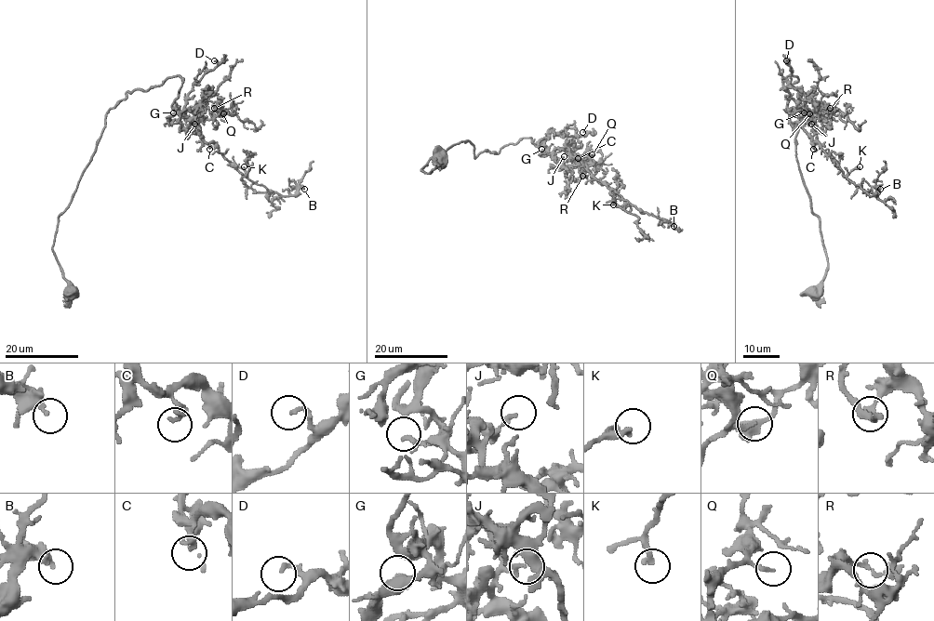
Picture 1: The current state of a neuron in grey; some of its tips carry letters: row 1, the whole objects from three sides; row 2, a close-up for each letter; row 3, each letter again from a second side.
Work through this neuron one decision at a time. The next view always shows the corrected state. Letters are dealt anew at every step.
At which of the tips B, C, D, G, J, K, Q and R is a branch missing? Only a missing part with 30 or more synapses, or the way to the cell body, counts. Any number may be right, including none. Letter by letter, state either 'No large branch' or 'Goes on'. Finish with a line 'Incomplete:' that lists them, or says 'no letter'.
B: No large branch
C: No large branch
D: No large branch
G: No large branch
J: No large branch
K: Goes on
Q: No large branch
R: No large branch
Incomplete: K

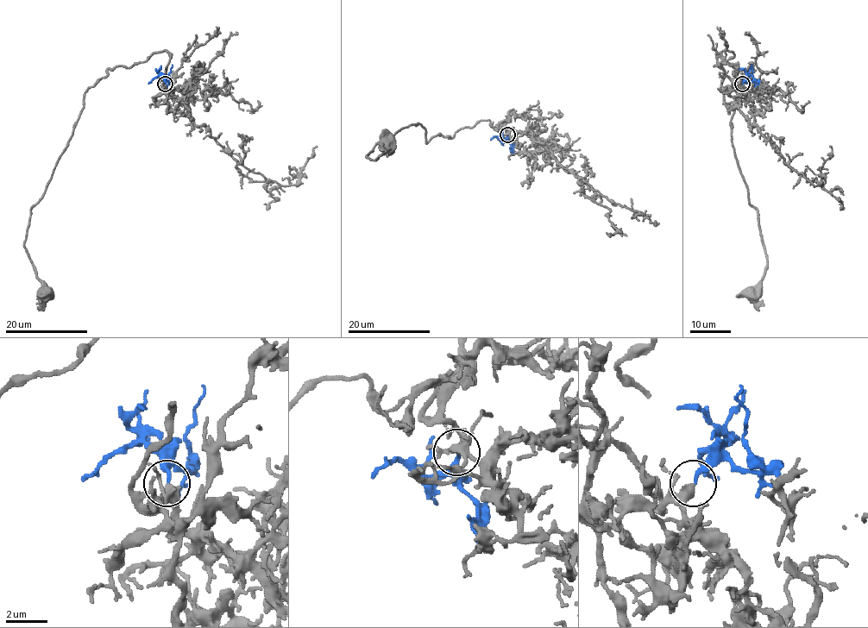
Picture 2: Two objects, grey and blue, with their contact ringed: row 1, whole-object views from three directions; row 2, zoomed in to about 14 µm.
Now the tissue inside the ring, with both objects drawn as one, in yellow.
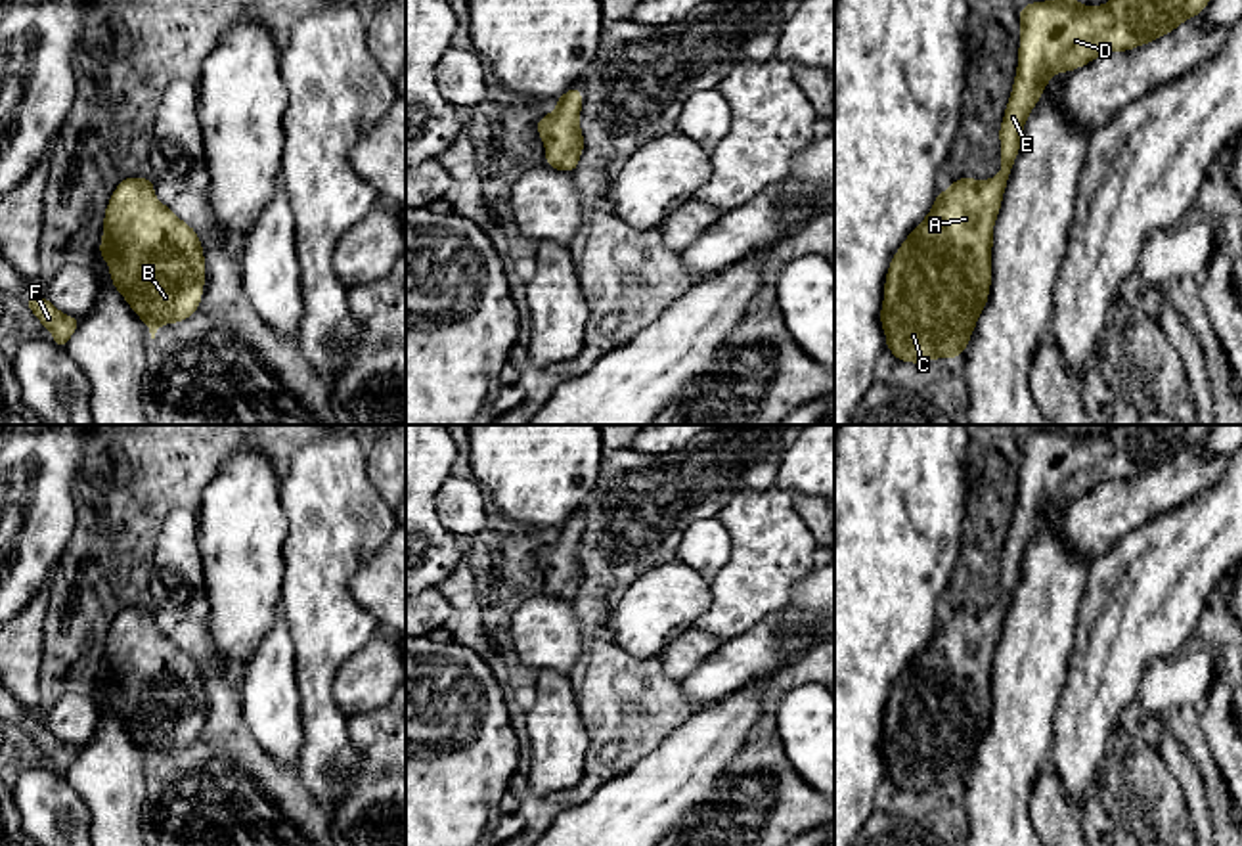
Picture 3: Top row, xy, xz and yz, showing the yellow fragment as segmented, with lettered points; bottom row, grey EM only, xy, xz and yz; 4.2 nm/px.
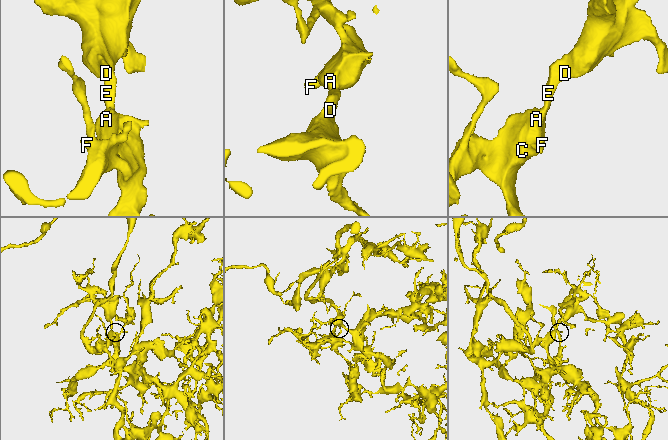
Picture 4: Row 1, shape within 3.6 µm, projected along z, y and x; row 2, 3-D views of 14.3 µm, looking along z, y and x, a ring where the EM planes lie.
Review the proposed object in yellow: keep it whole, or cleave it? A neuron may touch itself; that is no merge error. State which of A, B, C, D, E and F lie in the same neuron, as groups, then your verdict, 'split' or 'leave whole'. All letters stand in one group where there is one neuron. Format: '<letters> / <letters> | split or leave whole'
A B C D E F | leave whole

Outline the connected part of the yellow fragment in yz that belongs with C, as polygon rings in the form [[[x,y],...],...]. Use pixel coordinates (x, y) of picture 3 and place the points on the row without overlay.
[[[1064,425],[1031,431],[1020,436],[1018,496],[999,557],[1001,601],[989,609],[955,607],[947,620],[938,620],[932,639],[905,666],[888,695],[880,754],[886,762],[886,777],[894,781],[898,790],[924,792],[936,787],[959,787],[965,781],[989,725],[993,653],[1001,639],[1003,620],[1020,580],[1026,547],[1037,534],[1049,509],[1060,500],[1070,501],[1072,498],[1087,494],[1104,480],[1127,480],[1169,463],[1183,450],[1202,442],[1211,427],[1213,425],[1114,425],[1104,434],[1089,436],[1081,434],[1074,425]]]

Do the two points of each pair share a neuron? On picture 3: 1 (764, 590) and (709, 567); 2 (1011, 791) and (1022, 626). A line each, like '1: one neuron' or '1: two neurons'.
1: two neurons
2: one neuron

